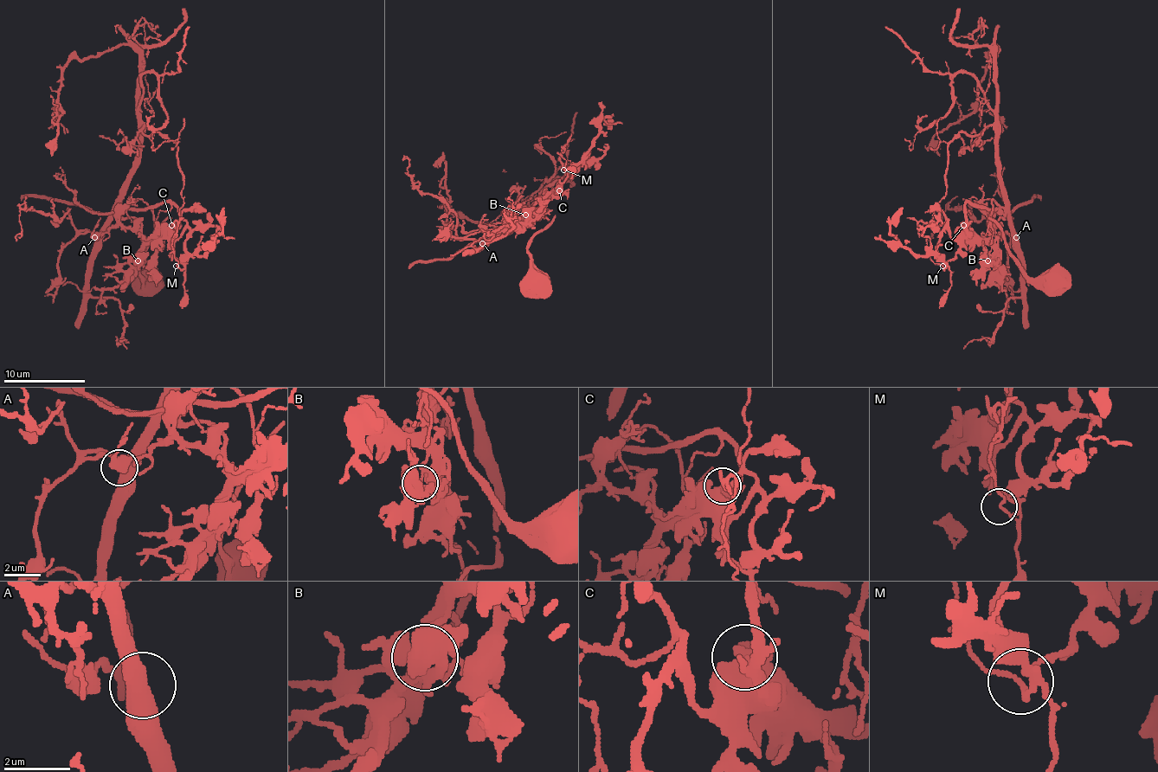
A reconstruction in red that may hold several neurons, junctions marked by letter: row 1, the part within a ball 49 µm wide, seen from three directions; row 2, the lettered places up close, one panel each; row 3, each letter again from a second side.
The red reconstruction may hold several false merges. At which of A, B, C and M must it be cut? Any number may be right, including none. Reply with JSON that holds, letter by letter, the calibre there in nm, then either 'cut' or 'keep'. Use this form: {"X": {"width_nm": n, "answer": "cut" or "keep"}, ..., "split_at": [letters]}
{"A": {"width_nm": 480, "answer": "keep"}, "B": {"width_nm": 480, "answer": "cut"}, "C": {"width_nm": 480, "answer": "keep"}, "M": {"width_nm": 130, "answer": "keep"}, "split_at": ["B"]}

